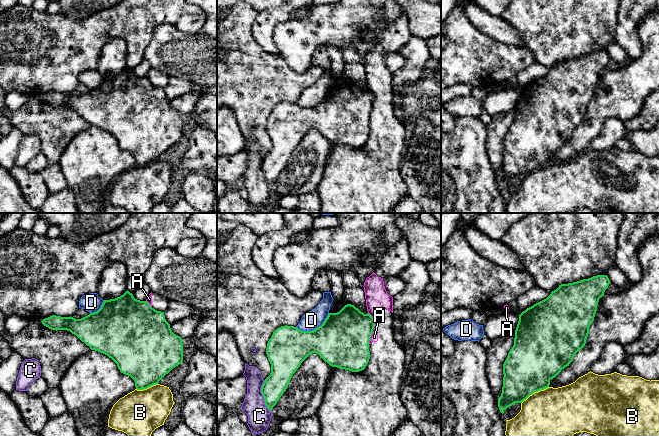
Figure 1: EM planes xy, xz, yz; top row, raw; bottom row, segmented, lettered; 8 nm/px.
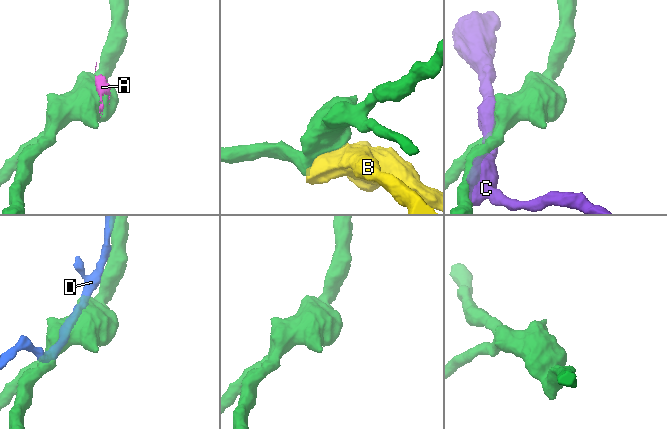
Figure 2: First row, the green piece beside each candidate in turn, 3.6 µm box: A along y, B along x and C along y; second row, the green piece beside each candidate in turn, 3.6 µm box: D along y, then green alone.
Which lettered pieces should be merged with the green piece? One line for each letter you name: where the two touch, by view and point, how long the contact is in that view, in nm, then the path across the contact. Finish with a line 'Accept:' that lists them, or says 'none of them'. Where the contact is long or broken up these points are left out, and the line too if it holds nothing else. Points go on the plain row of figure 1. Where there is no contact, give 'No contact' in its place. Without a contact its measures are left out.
Accept: none of them

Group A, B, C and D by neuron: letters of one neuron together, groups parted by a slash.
A / B / C / D

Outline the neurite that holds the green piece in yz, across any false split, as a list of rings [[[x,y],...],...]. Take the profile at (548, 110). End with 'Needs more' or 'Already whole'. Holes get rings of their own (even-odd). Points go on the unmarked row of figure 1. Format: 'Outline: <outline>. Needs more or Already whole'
Outline: [[[597,51],[577,58],[561,60],[546,75],[527,84],[519,91],[514,121],[503,140],[503,163],[501,172],[498,174],[498,183],[502,190],[513,180],[522,179],[533,169],[548,164],[550,156],[569,142],[574,131],[586,120],[589,103],[594,97],[599,75],[604,72],[610,59],[607,51]]]. Already whole

